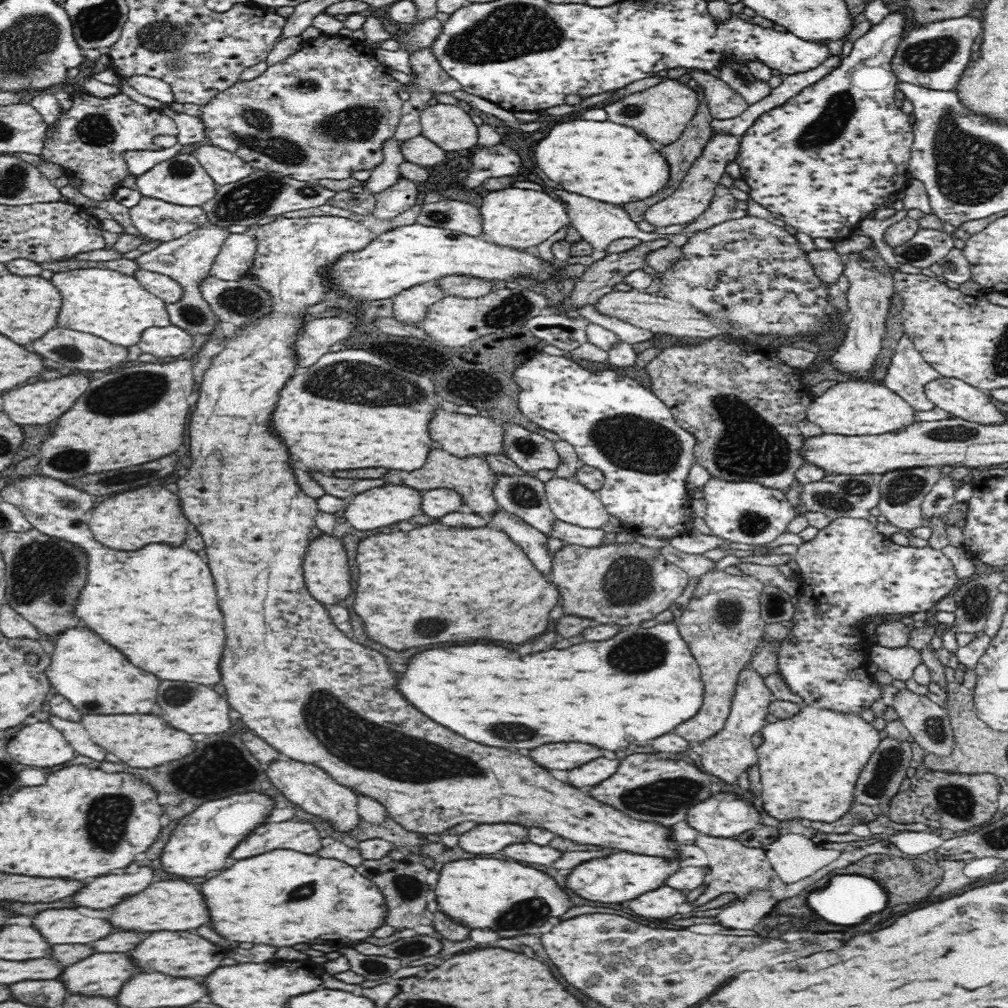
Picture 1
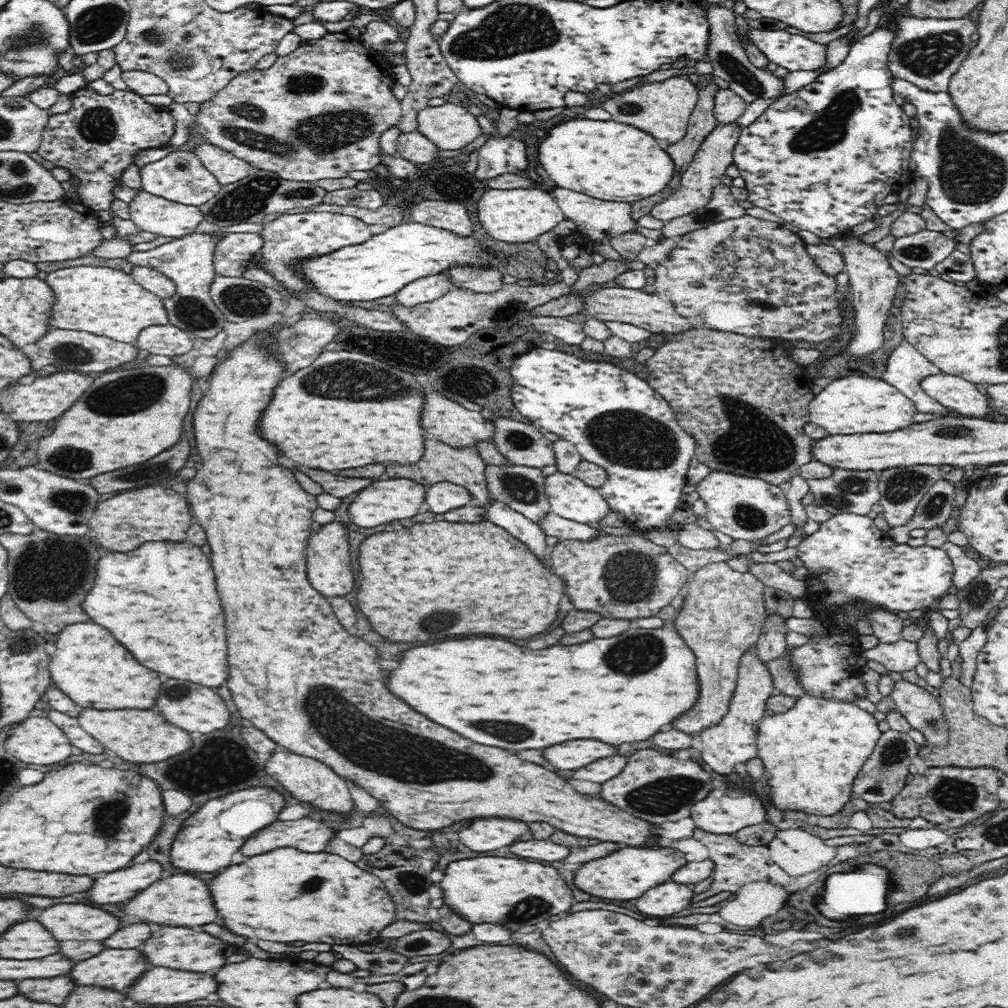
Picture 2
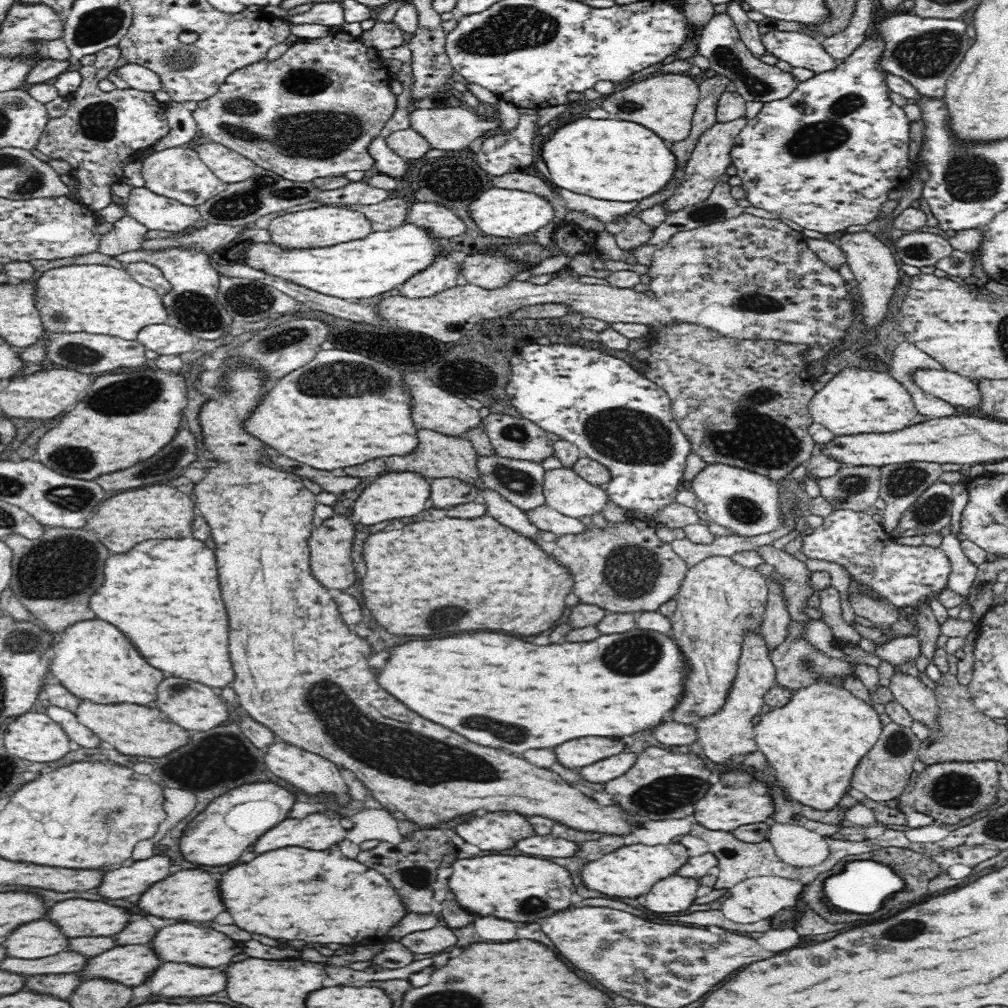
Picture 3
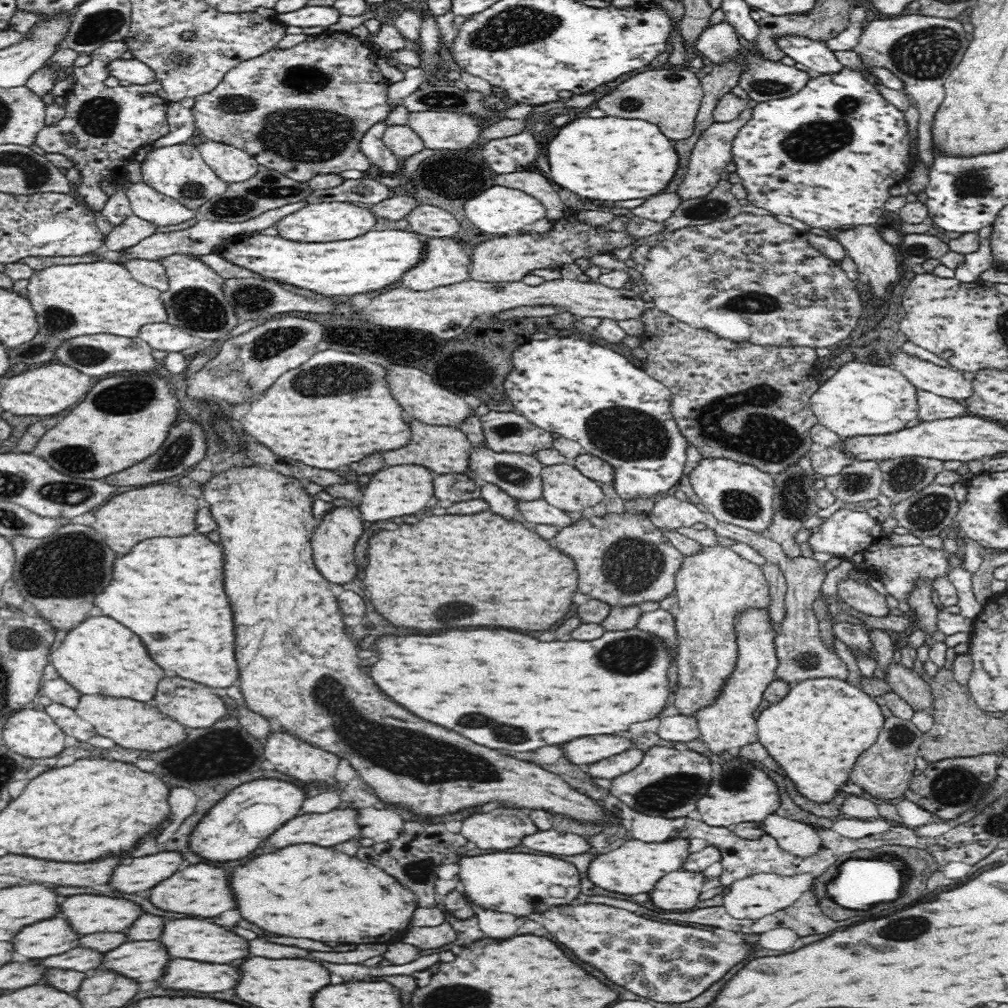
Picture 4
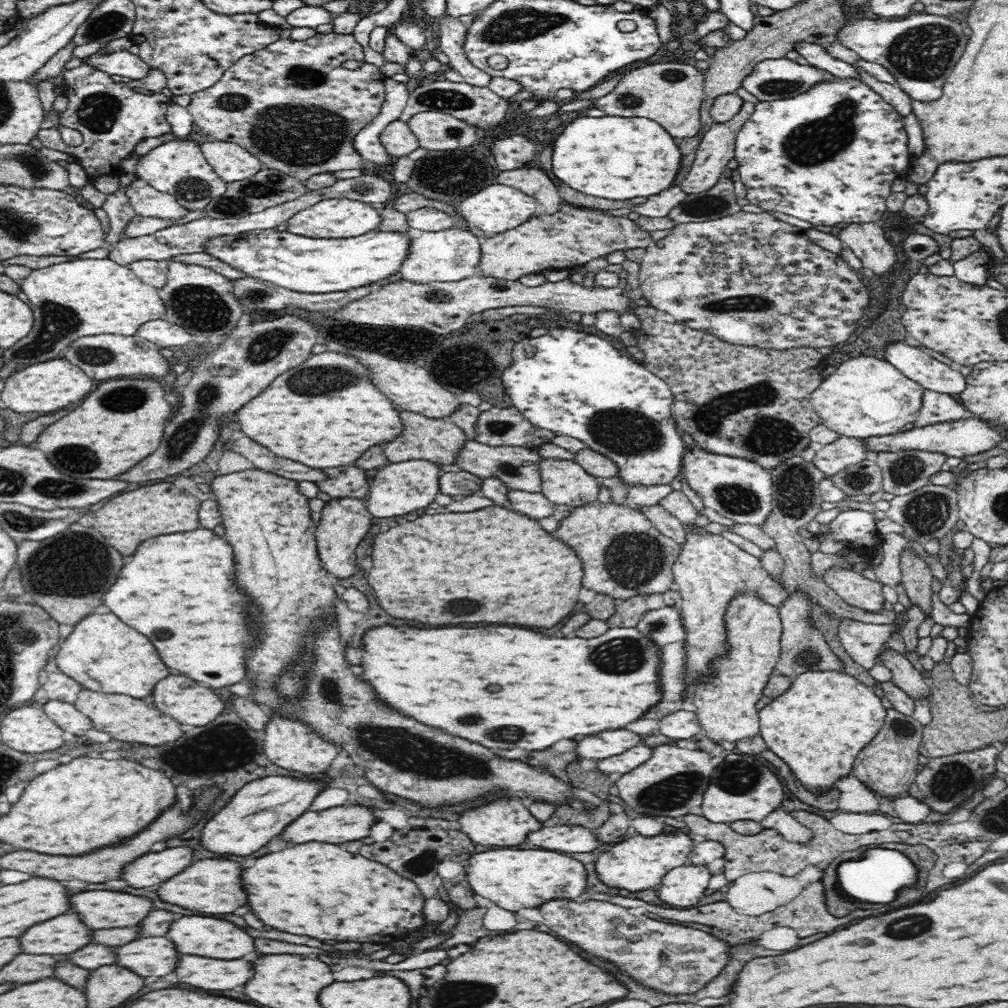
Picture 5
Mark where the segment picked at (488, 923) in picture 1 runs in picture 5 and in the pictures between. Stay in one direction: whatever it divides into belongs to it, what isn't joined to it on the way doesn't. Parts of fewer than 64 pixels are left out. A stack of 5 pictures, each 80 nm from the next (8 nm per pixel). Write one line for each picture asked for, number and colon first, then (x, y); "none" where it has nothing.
2: (511, 892)
3: (522, 889)
4: (519, 884)
5: (513, 879)

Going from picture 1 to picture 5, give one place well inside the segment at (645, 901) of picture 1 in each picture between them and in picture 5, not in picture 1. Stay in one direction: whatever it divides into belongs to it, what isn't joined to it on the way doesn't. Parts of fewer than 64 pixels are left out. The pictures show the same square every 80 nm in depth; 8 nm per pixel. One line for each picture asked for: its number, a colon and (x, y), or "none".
2: (668, 898)
3: (673, 894)
4: (679, 890)
5: (683, 886)

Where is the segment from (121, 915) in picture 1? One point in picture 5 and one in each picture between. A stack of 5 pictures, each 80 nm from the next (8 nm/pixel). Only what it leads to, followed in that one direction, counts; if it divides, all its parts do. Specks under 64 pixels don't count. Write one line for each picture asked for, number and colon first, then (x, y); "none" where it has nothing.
2: (182, 899)
3: (189, 895)
4: (202, 891)
5: (213, 886)

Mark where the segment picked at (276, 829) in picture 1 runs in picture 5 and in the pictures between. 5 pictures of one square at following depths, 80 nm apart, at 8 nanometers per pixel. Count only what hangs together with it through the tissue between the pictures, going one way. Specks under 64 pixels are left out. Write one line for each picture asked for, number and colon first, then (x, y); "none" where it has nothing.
2: (308, 835)
3: (316, 832)
4: (340, 825)
5: (336, 825)

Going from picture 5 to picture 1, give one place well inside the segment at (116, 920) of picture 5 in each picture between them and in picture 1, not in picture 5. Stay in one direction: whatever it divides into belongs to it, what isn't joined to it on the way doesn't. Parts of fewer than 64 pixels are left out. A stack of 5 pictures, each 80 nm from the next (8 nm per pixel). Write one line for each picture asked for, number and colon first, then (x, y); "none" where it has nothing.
1: (66, 925)
2: (67, 921)
3: (76, 917)
4: (96, 913)

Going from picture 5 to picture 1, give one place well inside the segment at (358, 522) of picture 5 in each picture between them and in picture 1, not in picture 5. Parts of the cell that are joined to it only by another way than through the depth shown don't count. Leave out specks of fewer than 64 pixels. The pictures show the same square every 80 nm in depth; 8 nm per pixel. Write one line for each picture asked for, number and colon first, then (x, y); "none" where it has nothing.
1: (324, 568)
2: (328, 561)
3: (330, 545)
4: (333, 541)

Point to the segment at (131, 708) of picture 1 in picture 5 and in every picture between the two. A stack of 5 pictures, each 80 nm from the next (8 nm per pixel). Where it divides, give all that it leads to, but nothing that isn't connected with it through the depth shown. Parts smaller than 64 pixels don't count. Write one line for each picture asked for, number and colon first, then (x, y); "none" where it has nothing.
2: (88, 665)
3: (92, 660)
4: (98, 656)
5: (102, 654)

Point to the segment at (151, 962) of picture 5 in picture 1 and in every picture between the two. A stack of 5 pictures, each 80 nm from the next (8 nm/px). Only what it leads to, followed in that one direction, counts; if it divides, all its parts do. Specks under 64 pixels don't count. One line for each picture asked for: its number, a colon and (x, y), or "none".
1: (102, 974)
2: (115, 969)
3: (130, 964)
4: (141, 960)

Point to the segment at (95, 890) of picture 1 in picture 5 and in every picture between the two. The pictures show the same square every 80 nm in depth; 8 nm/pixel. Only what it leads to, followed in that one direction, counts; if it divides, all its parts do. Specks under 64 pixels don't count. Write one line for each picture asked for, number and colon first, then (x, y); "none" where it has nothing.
2: (108, 888)
3: (123, 882)
4: (144, 873)
5: (149, 870)

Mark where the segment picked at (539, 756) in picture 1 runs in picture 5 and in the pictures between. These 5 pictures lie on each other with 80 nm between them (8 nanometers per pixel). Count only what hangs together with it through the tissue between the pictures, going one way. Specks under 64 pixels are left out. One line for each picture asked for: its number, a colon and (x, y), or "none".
2: (571, 755)
3: (577, 753)
4: (582, 750)
5: (614, 742)

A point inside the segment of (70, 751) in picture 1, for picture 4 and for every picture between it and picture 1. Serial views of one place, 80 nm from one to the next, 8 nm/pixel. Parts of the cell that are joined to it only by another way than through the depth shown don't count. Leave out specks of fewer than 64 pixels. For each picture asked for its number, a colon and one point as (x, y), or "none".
2: (37, 741)
3: (34, 736)
4: (31, 732)

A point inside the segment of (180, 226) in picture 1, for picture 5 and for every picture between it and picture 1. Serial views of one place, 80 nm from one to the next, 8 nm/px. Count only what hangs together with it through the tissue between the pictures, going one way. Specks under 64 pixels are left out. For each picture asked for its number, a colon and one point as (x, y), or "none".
2: (151, 213)
3: (155, 212)
4: (148, 204)
5: (146, 201)

